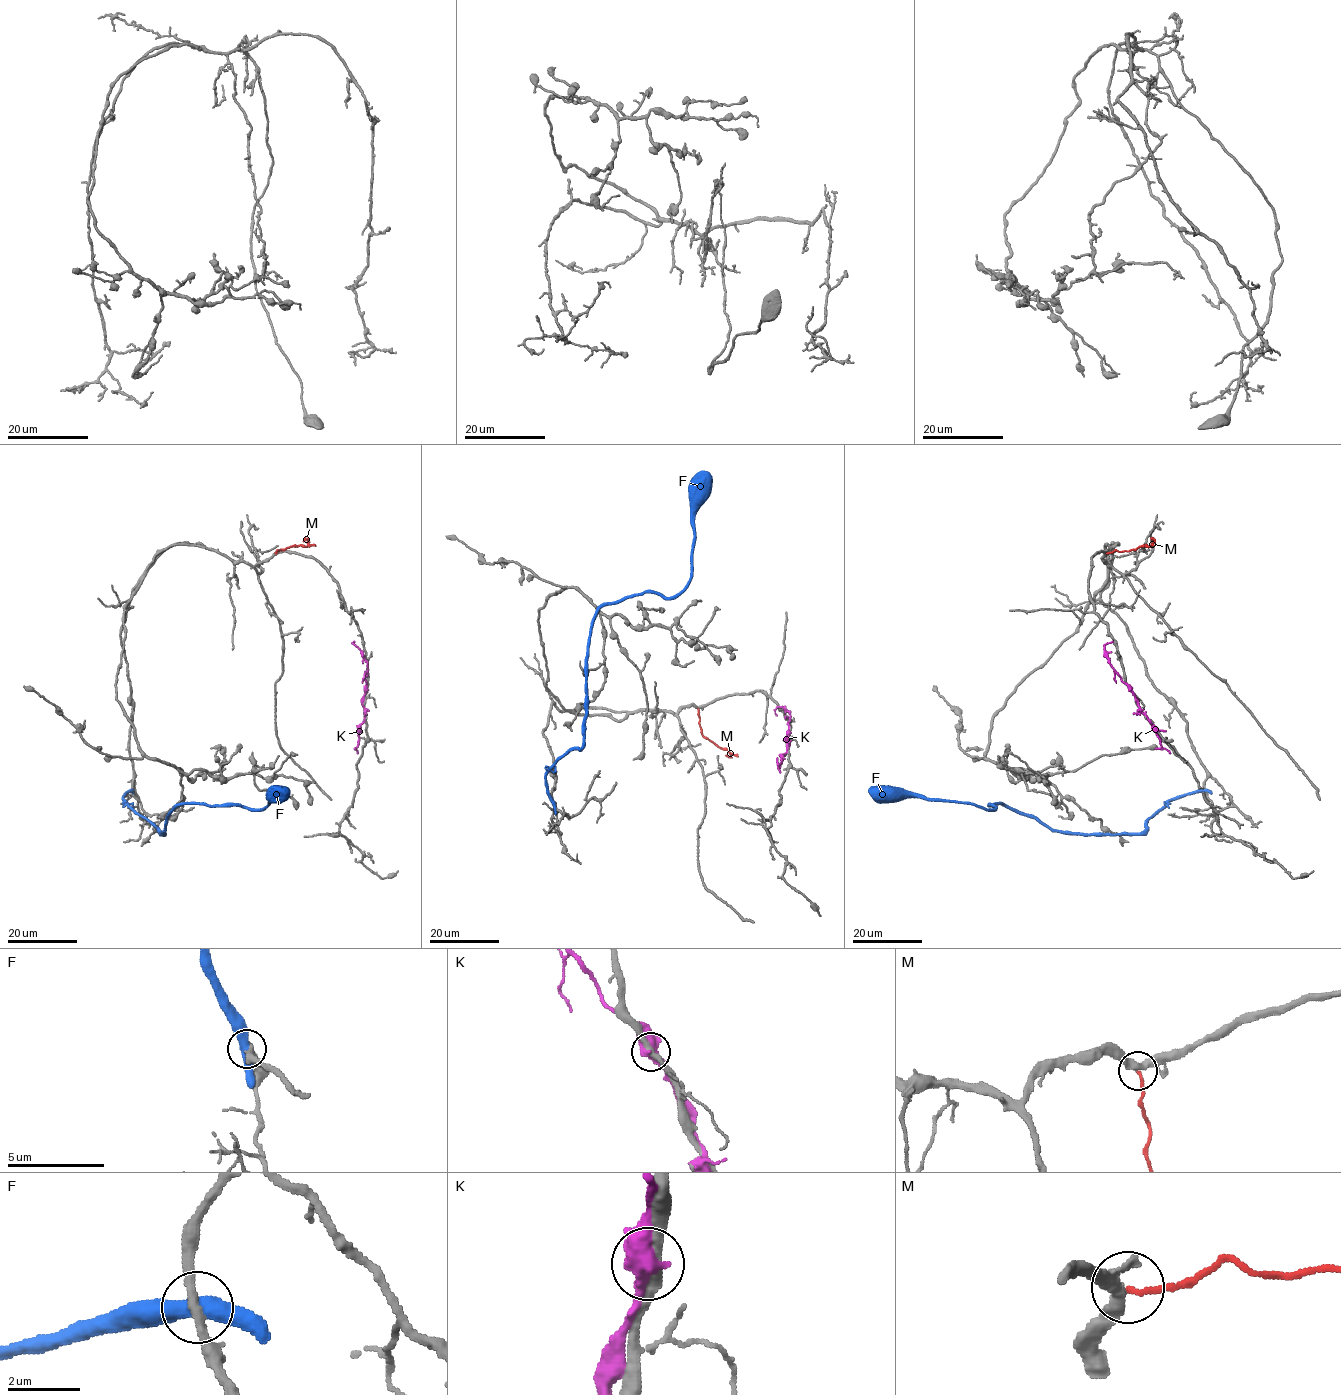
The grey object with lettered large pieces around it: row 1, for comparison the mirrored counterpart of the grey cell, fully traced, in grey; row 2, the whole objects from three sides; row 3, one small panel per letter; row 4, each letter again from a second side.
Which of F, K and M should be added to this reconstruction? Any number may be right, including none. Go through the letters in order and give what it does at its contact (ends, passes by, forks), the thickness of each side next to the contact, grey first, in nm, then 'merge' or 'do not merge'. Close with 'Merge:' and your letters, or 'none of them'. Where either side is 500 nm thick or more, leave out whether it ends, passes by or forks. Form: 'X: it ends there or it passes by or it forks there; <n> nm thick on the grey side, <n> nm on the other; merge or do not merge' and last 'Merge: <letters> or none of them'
F: it passes by; 260 nm thick on the grey side, 480 nm on the other; do not merge
K: it forks there; 280 nm thick on the grey side, 440 nm on the other; do not merge
M: it ends there; 400 nm thick on the grey side, 130 nm on the other; merge
Merge: M

